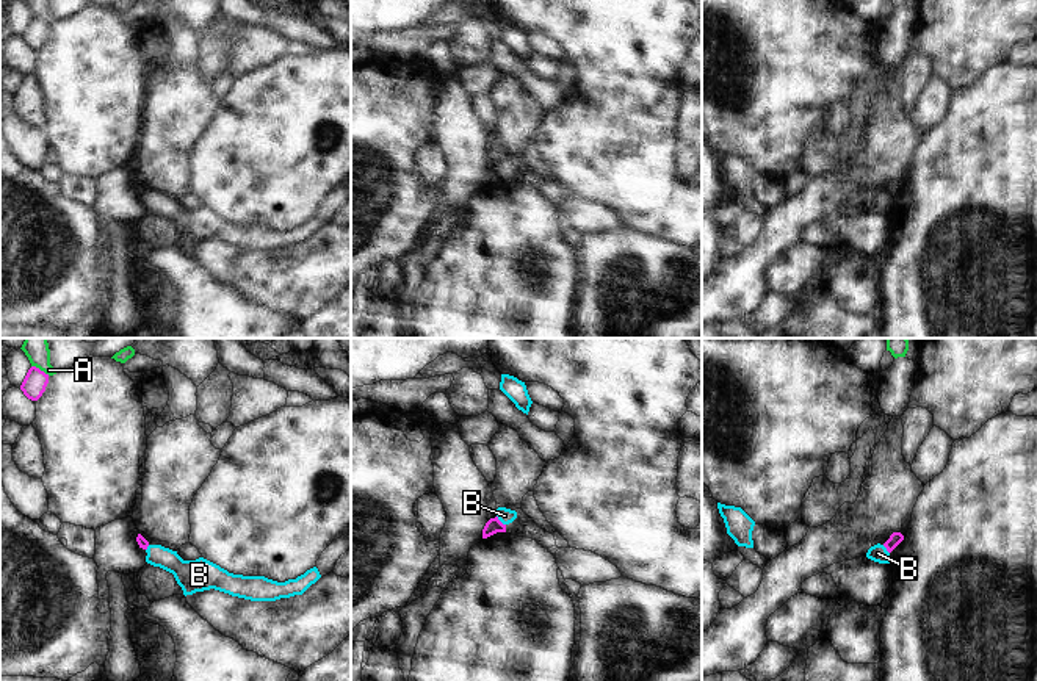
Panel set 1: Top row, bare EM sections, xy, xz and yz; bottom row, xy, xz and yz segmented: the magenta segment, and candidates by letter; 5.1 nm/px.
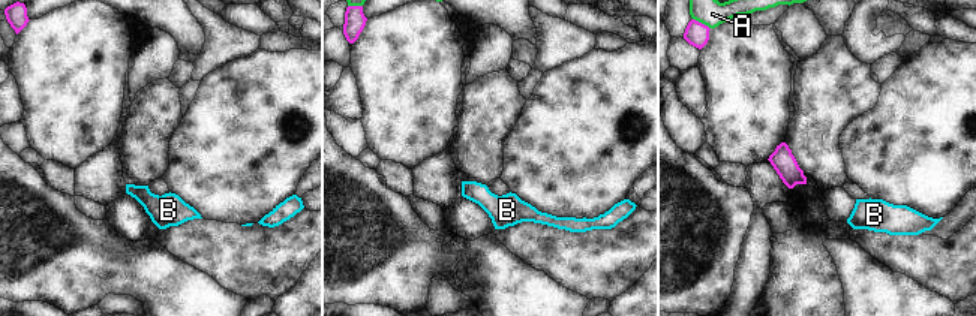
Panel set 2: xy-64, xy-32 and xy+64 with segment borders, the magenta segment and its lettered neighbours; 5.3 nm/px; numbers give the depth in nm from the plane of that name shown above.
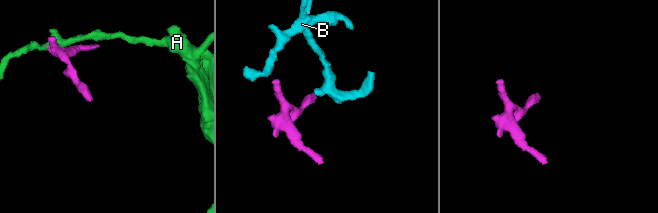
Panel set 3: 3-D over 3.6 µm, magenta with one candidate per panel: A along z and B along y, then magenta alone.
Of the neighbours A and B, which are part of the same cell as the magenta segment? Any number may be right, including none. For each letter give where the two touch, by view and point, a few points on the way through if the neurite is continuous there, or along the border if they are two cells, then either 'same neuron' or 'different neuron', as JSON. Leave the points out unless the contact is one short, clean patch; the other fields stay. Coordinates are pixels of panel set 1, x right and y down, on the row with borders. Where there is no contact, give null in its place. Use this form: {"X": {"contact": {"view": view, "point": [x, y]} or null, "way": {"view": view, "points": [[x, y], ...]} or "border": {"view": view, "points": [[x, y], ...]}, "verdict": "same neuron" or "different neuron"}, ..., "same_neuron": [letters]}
{"A": {"contact": {"view": "xy", "point": [39, 370]}, "border": {"view": "xy", "points": [[32, 365], [49, 374]]}, "verdict": "different neuron"}, "B": {"contact": {"view": "xz", "point": [498, 520]}, "border": {"view": "xz", "points": [[497, 515], [505, 525]]}, "verdict": "different neuron"}, "same_neuron": []}

